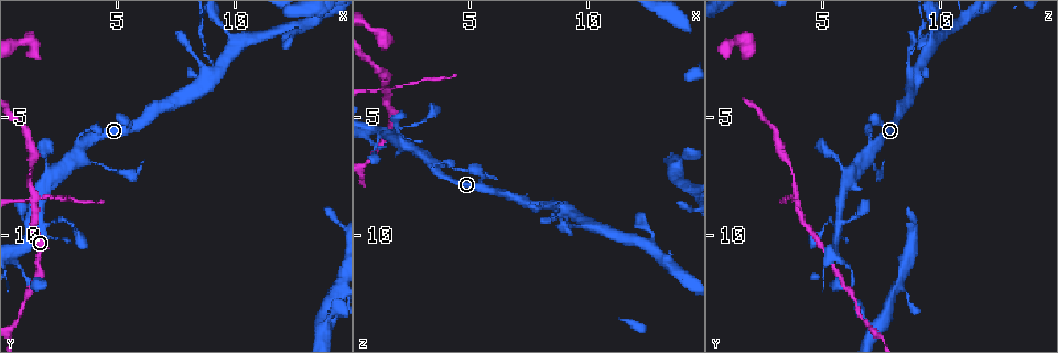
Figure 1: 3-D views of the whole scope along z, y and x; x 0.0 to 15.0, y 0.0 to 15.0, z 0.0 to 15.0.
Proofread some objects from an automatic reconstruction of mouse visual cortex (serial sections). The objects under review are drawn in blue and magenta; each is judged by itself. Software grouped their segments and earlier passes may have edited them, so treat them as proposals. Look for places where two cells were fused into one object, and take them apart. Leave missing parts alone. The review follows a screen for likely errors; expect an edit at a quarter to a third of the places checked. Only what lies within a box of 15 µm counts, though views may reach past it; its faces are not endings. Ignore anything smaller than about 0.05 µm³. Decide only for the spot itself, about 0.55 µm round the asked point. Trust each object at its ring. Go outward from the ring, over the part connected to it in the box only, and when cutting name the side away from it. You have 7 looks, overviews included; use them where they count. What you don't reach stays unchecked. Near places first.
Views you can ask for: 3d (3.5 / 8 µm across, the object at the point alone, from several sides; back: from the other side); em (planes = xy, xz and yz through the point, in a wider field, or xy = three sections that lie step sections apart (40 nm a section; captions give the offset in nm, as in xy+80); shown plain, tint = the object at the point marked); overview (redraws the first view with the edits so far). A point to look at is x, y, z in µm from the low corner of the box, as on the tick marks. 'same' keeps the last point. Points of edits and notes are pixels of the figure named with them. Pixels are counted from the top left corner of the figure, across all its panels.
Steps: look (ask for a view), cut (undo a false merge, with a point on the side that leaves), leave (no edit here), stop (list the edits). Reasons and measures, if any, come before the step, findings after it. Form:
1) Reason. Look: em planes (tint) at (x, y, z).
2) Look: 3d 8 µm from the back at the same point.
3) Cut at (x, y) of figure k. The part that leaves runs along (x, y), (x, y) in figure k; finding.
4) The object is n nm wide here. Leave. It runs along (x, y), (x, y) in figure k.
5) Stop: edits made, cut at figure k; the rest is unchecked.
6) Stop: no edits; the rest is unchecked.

Arms run side by side. Look: 3d 3.5 µm at (8.8, 3.1, 8.8).

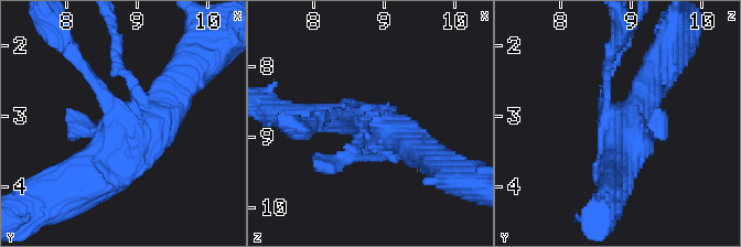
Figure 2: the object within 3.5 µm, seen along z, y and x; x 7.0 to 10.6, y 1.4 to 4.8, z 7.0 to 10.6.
Look: em xy step 1 (tint) at (8.85, 3.05, 8.75).

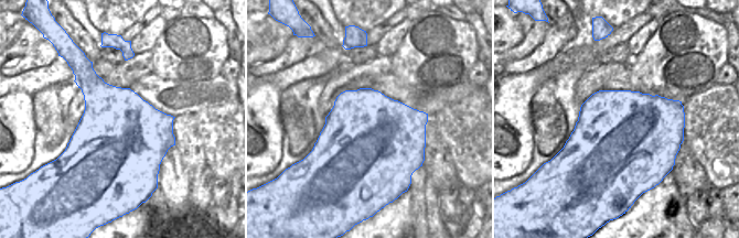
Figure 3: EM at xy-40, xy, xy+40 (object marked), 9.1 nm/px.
Cut at (116, 65) of figure 2. The part that leaves runs along (130, 96), (114, 31) in figure 2; a second cell is stuck on.

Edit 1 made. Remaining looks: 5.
See it whole again. Look: overview.

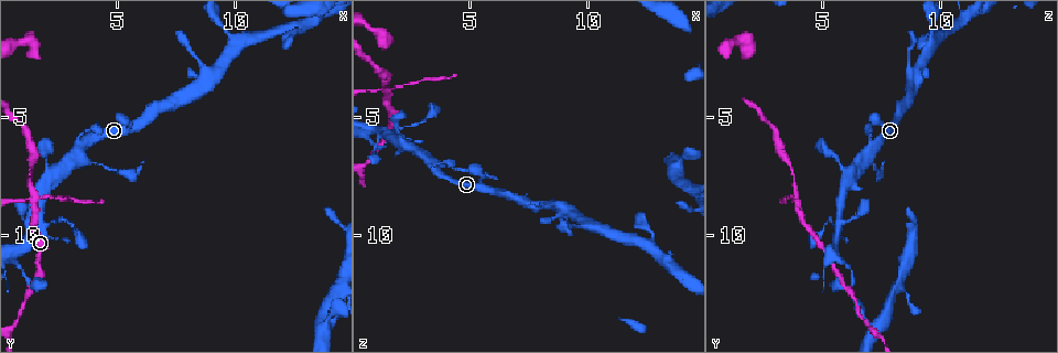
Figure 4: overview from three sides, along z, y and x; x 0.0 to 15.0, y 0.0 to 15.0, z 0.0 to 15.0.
Abrupt turn. Look: 3d 3.5 µm at (1.5, 8.4, 3.8).

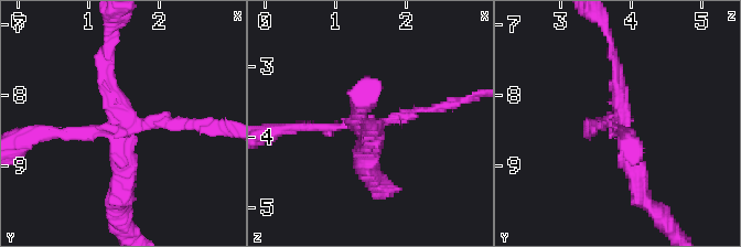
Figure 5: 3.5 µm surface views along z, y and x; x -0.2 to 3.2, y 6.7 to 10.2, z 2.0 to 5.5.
Look: em xy step 5 (tint) at (1.50, 8.50, 3.90).

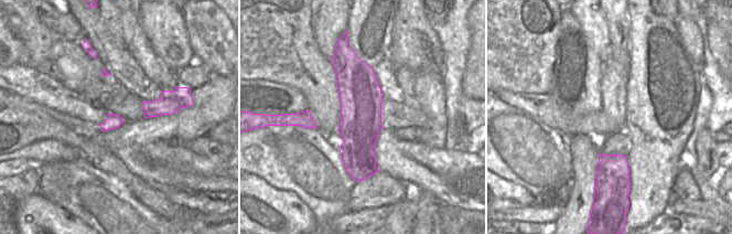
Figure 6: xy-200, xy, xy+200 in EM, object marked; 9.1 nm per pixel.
The arms are 150, 150, 150, 300 nm wide. Cut at (170, 124) of figure 5. The part that leaves runs along (133, 128), (164, 118), (229, 128) in figure 5; a second cell is stuck on.

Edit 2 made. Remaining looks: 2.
Stop: edits made, cut at figure 2, cut at figure 5; the rest is unchecked.

